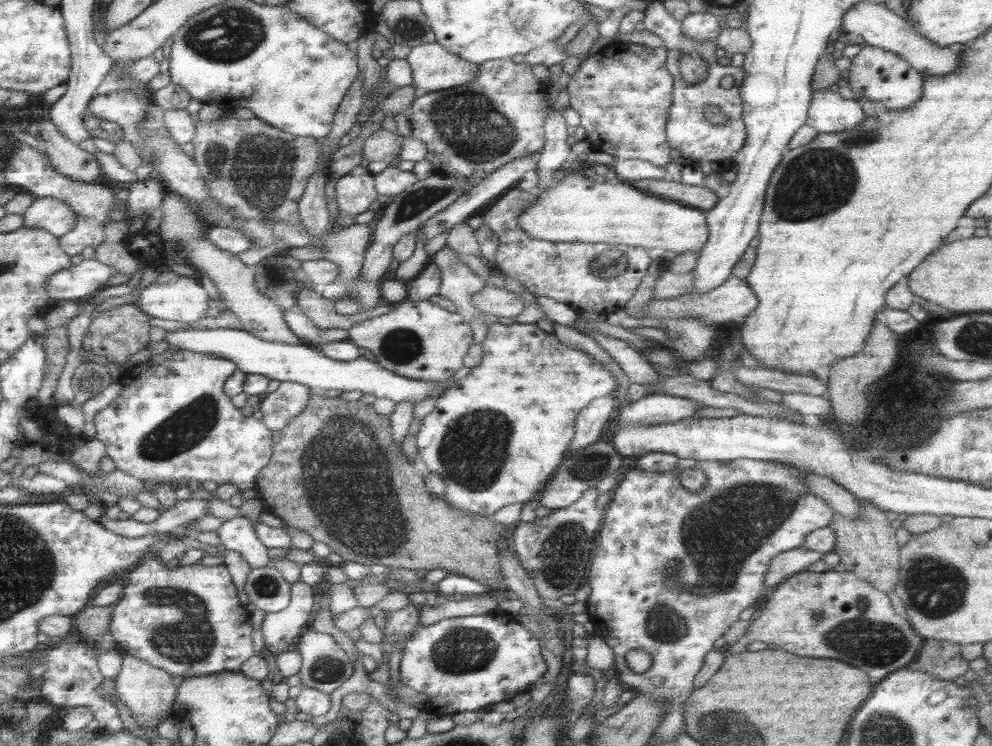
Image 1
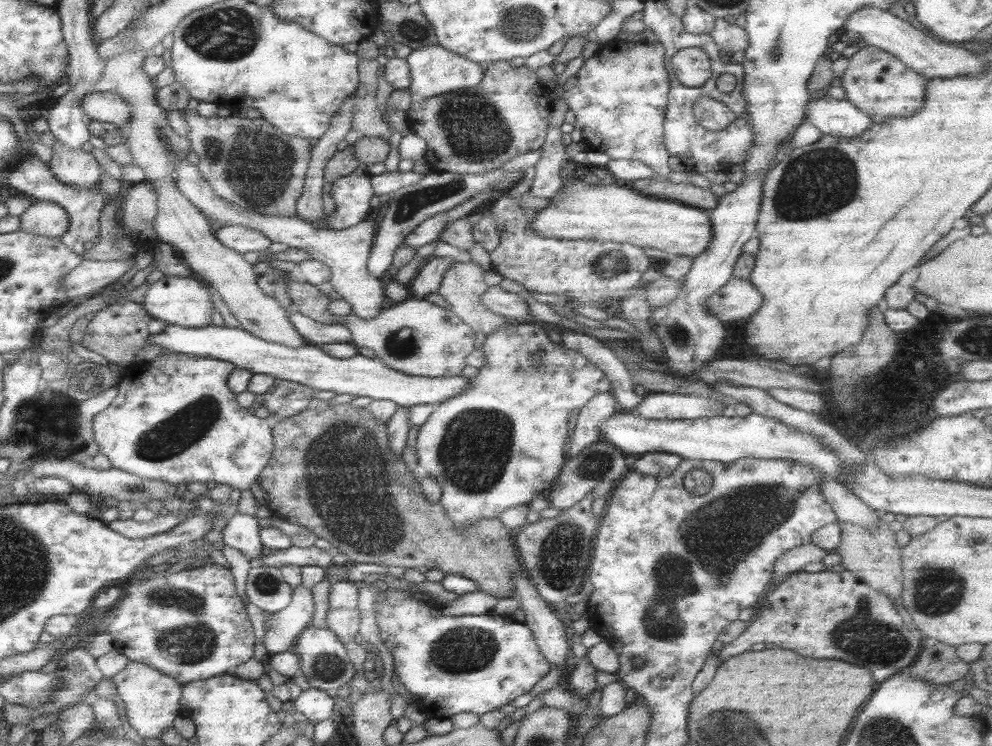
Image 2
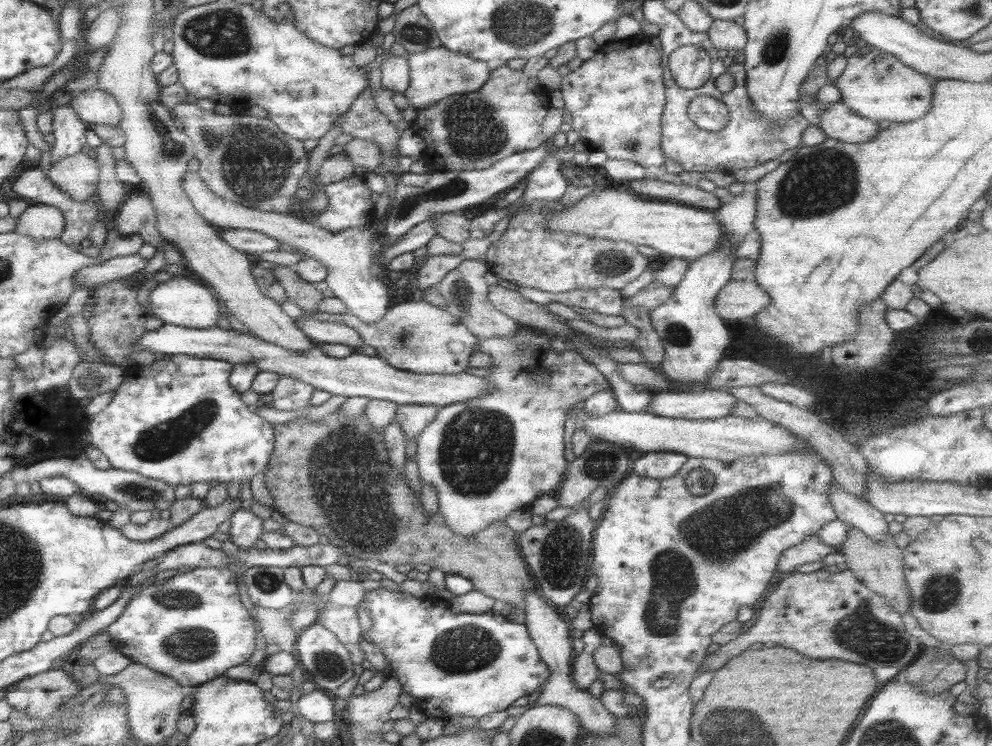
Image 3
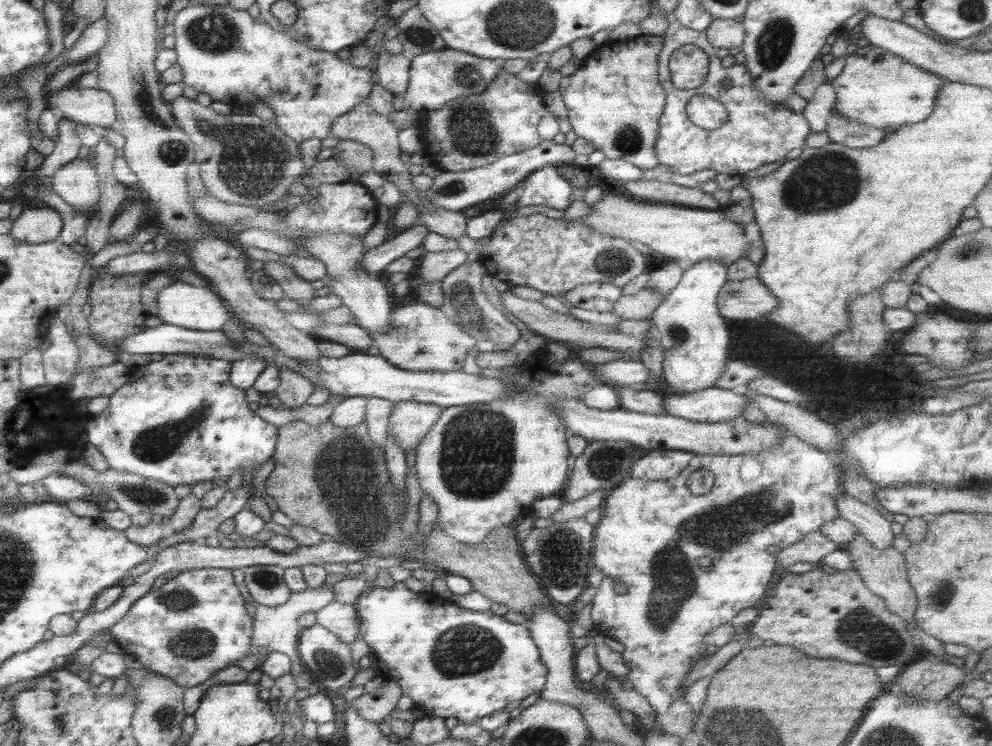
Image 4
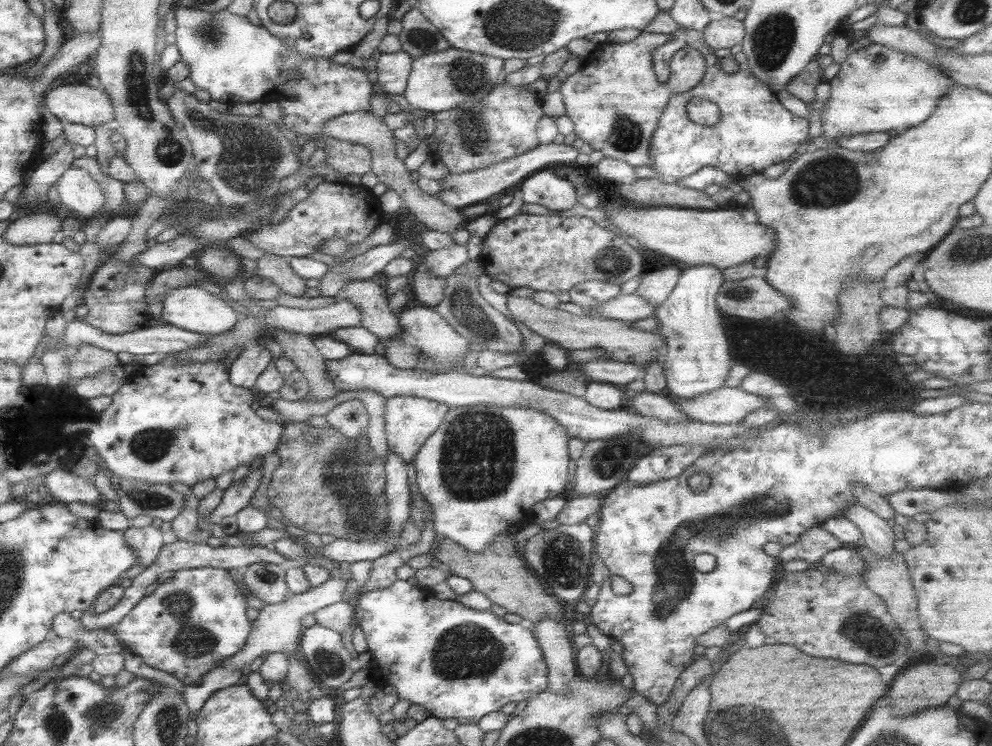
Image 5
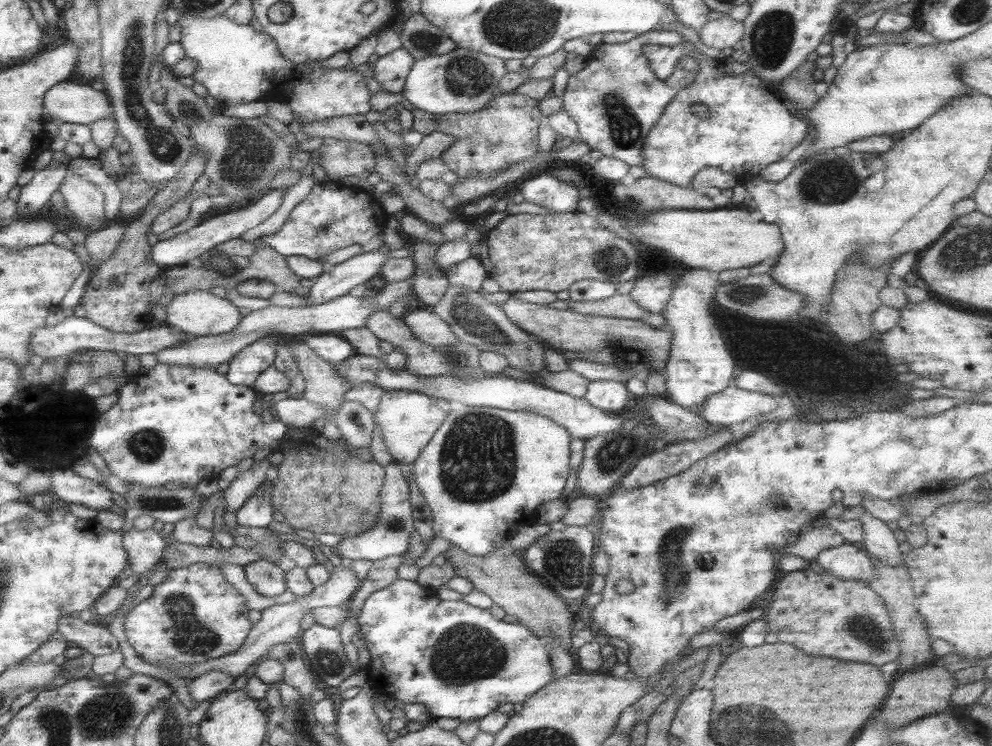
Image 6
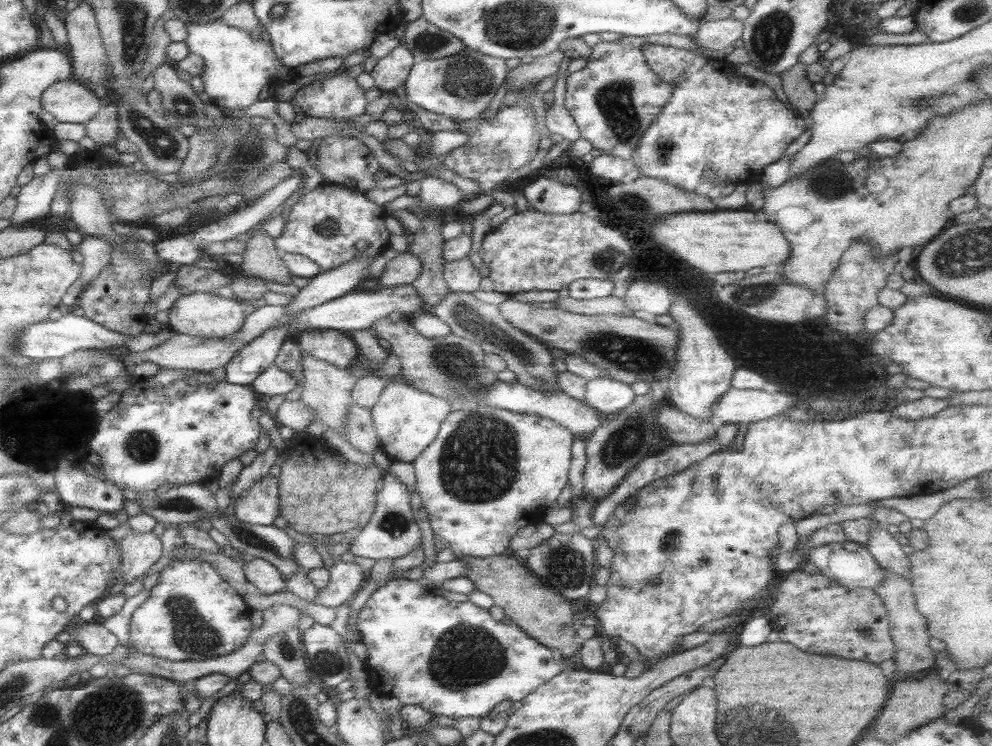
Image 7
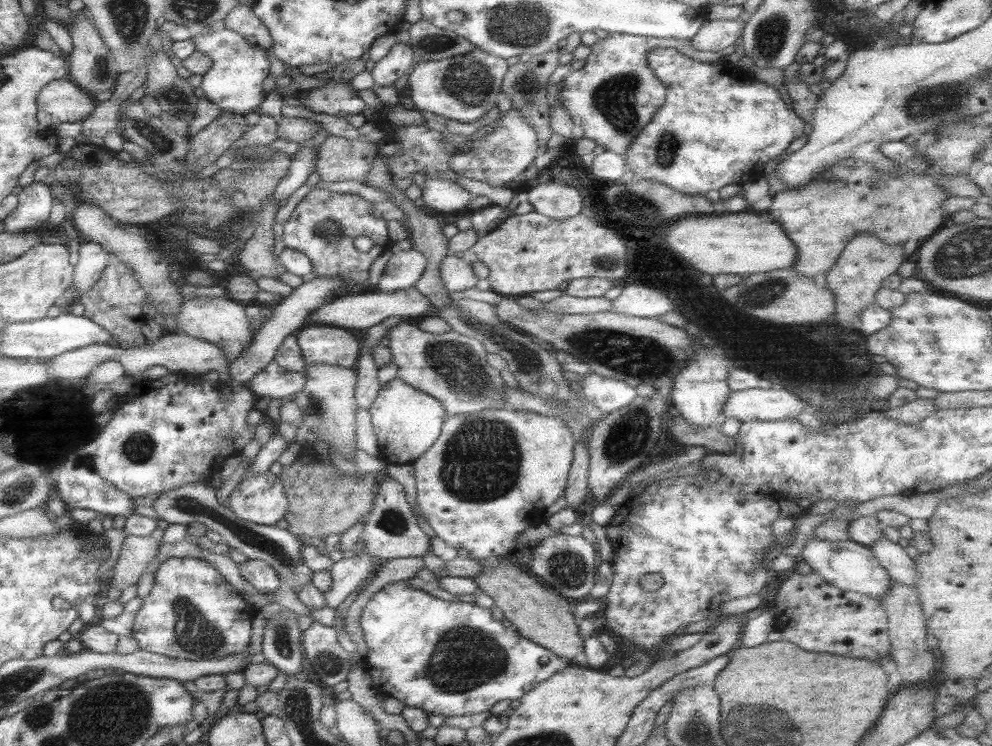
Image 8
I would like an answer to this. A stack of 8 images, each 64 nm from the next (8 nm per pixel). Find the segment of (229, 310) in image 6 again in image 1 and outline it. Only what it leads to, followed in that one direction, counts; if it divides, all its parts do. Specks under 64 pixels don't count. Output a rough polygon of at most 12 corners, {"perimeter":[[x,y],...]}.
{"perimeter":[[162,271],[137,306],[152,318],[194,323],[210,297],[199,278]]}

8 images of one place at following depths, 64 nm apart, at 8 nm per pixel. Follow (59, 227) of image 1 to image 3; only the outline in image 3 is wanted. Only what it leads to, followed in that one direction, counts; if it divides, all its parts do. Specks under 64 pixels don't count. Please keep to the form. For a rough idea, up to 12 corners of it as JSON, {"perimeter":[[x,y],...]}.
{"perimeter":[[30,205],[14,231],[35,240],[64,232],[58,207]]}

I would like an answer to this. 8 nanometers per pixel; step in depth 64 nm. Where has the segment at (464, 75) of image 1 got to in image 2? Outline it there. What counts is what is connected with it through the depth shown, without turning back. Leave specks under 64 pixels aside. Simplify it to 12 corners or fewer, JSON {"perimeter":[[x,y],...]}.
{"perimeter":[[438,44],[411,50],[412,102],[476,87],[482,64]]}

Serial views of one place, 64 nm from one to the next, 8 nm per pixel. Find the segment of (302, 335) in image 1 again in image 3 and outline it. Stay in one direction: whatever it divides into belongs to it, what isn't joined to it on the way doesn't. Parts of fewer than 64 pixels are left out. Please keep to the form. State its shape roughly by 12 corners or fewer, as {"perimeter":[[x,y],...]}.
{"perimeter":[[313,317],[295,319],[298,328],[319,346],[362,347],[358,332],[338,322]]}

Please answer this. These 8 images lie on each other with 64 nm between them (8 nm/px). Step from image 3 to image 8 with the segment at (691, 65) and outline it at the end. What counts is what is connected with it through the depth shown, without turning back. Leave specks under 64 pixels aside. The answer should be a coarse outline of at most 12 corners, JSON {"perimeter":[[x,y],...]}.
{"perimeter":[[609,34],[562,81],[581,138],[626,156],[665,102],[654,47],[691,39]]}

